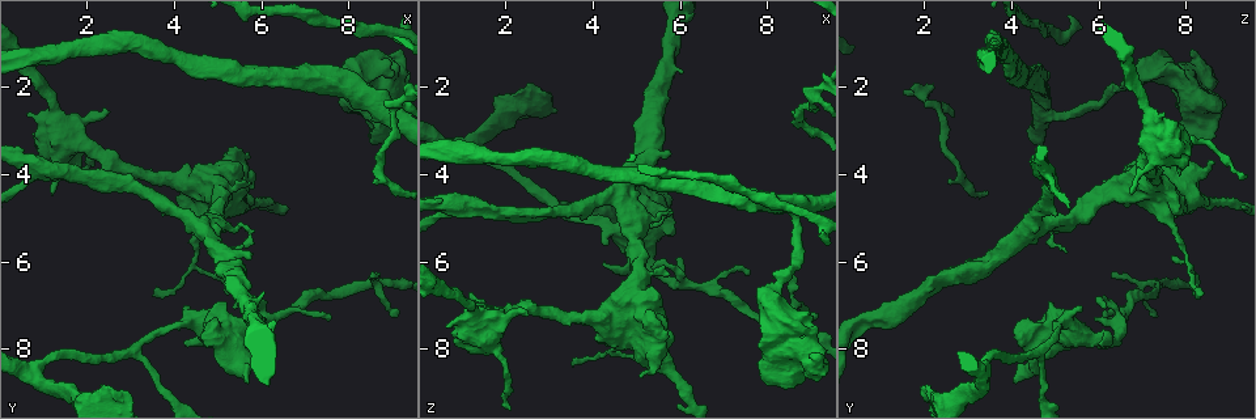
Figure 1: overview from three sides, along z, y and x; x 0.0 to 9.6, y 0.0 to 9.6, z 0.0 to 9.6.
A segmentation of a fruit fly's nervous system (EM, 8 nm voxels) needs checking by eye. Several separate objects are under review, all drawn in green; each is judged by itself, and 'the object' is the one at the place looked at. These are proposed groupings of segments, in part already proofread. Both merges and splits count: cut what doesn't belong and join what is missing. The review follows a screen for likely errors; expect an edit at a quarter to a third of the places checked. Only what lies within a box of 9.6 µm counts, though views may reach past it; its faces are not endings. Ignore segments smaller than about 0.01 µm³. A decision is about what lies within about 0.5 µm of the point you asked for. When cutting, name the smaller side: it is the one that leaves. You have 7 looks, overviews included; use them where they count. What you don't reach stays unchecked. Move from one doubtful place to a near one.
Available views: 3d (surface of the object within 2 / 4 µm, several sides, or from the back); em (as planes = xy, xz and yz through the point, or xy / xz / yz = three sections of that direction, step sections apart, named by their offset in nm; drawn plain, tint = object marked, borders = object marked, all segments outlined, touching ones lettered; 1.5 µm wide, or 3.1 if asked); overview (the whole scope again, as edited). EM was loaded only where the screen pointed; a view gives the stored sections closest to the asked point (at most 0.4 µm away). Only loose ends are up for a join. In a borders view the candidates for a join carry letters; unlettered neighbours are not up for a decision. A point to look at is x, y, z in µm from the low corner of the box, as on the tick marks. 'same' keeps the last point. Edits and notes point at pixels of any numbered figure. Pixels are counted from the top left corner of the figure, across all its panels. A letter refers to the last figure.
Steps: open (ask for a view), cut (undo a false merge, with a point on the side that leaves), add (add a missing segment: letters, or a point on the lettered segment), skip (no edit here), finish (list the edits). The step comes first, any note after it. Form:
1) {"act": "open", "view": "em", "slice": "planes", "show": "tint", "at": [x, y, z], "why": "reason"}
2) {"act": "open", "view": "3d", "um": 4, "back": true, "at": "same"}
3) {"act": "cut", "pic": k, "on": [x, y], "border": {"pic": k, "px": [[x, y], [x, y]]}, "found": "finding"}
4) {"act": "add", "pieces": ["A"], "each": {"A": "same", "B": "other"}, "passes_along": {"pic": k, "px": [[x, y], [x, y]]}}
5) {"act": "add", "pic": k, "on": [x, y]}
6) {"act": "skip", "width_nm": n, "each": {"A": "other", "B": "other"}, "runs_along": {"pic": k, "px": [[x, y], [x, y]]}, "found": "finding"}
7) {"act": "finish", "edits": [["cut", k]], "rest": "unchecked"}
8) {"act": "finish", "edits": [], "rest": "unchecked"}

{"act": "open", "view": "em", "slice": "planes", "show": "borders", "at": [2.50, 2.55, 7.30], "why": "an open end"}

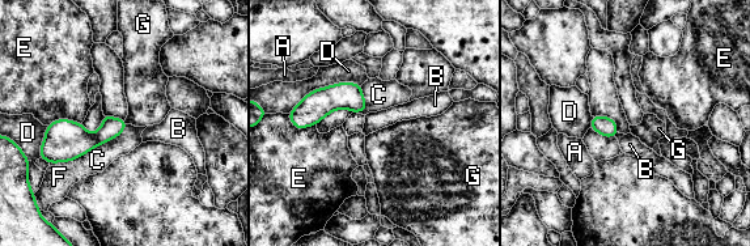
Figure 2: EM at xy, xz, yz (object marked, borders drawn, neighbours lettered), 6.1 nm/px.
{"act": "skip", "longest_contact_nm": ["D", 480], "each": {"A": "other", "B": "other", "C": "other", "D": "other", "E": "other", "F": "other", "G": "other"}, "border": {"pic": 2, "px": [[124, 119], [127, 123]]}, "found": "none of them fits"}

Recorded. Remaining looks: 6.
{"act": "open", "view": "3d", "um": 4, "at": [4.45, 6.10, 8.05], "why": "a fork"}

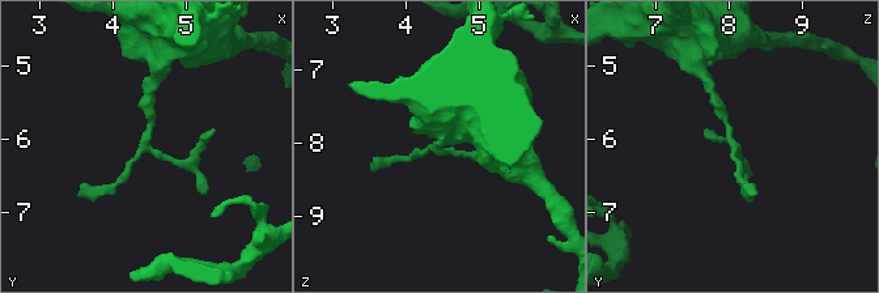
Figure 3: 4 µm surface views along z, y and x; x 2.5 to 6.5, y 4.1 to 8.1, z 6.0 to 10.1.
{"act": "open", "view": "em", "slice": "planes", "show": "tint", "at": [4.45, 6.05, 8.10], "arms": 3}

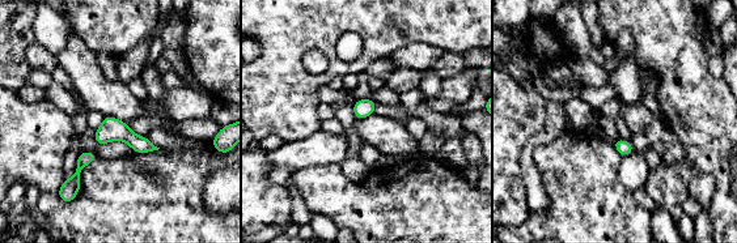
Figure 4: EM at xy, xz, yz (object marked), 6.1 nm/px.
{"act": "open", "view": "em", "slice": "planes", "show": "borders", "at": "same", "why": "what lies round it"}

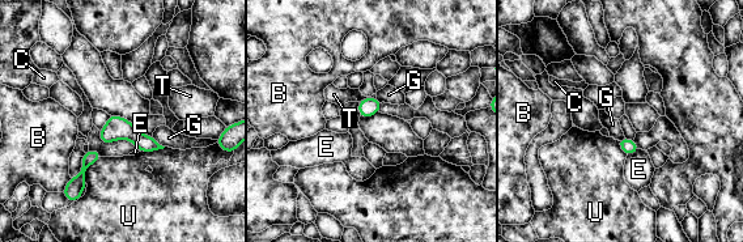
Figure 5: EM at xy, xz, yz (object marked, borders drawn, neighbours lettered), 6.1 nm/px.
{"act": "skip", "width_nm": 110, "each": {"B": "other", "C": "other", "E": "other", "G": "other", "T": "other", "U": "other"}, "border": {"pic": 5, "px": [[376, 97], [364, 97], [359, 102]]}, "found": "one neuron here"}

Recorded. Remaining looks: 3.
{"act": "open", "view": "em", "slice": "xz", "step": 8, "show": "tint", "at": [5.35, 8.20, 4.50]}

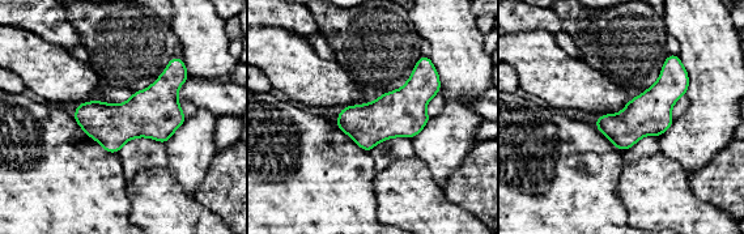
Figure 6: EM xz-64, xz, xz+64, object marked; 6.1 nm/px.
{"act": "open", "view": "em", "slice": "planes", "show": "tint", "at": "same"}

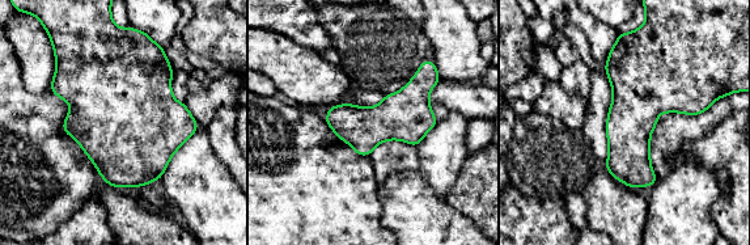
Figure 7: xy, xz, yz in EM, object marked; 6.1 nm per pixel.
{"act": "open", "view": "em", "slice": "planes", "show": "borders", "at": "same", "why": "what lies round it"}

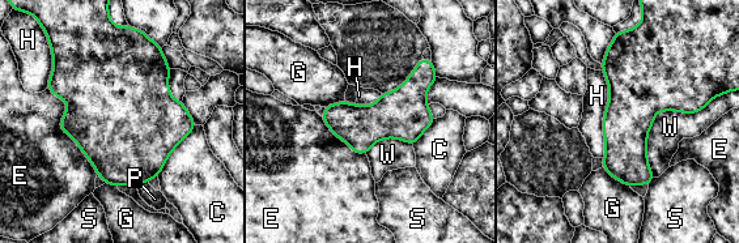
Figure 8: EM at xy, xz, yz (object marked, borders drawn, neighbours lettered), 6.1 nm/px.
{"act": "skip", "width_nm": 320, "each": {"C": "other", "E": "other", "G": "other", "H": "other", "P": "other", "S": "other", "W": "other"}, "border": {"pic": 8, "px": [[602, 69], [608, 88], [603, 157]]}, "found": "all the same neuron"}

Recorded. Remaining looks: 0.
{"act": "finish", "edits": [], "rest": "unchecked"}

